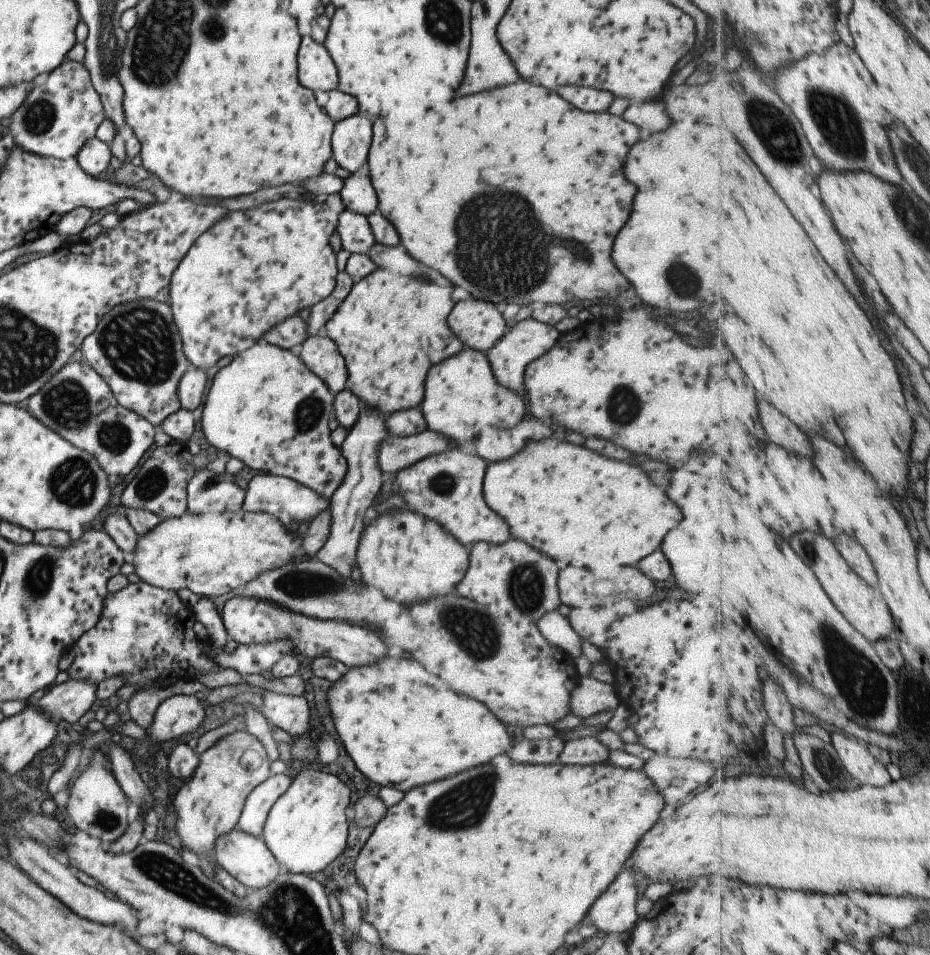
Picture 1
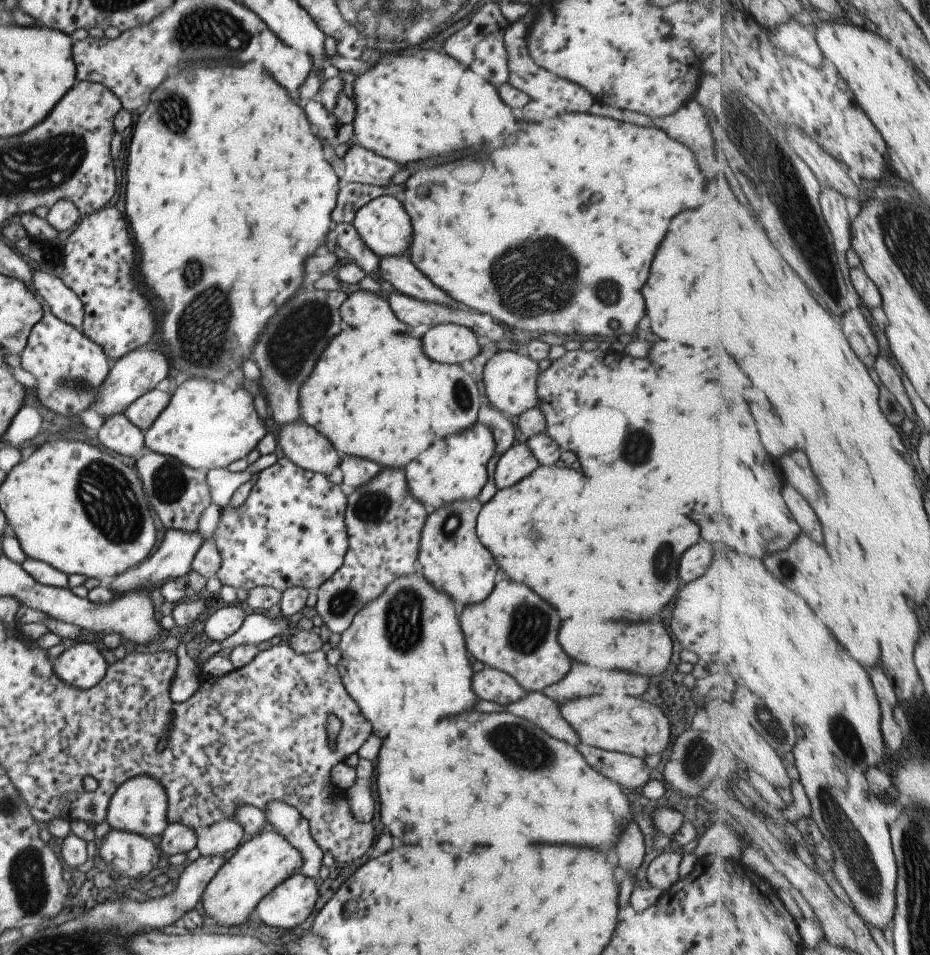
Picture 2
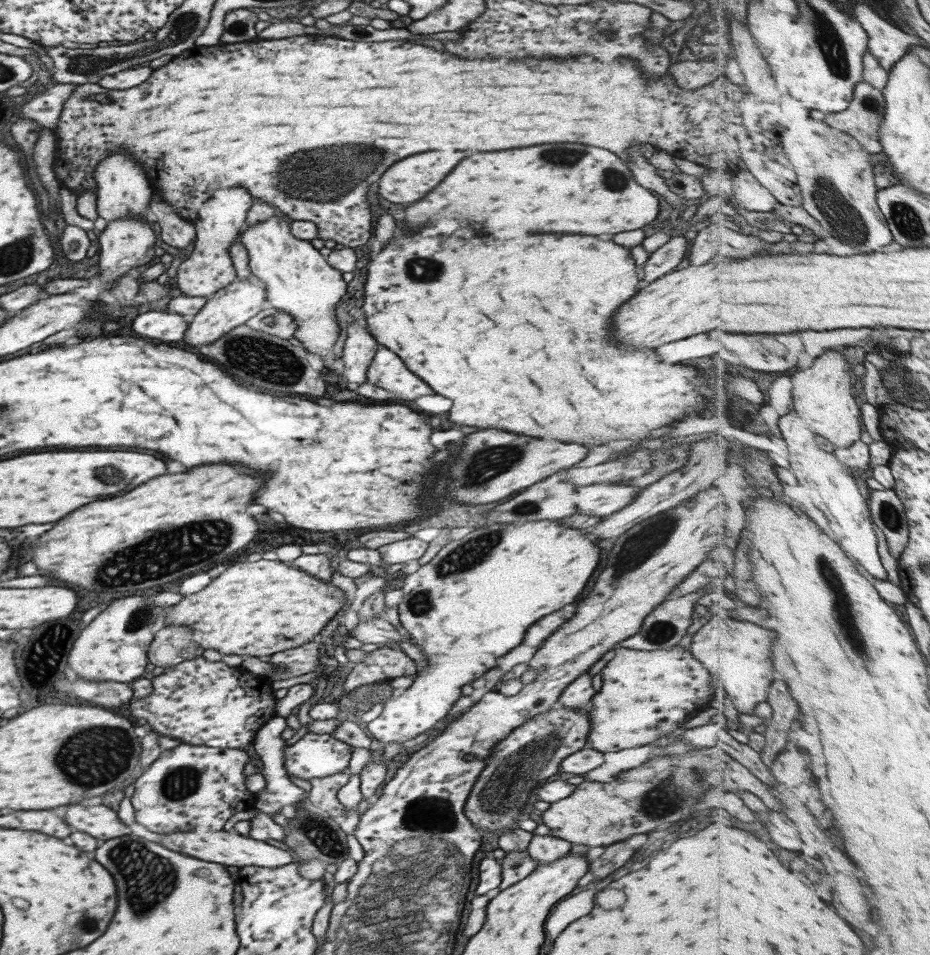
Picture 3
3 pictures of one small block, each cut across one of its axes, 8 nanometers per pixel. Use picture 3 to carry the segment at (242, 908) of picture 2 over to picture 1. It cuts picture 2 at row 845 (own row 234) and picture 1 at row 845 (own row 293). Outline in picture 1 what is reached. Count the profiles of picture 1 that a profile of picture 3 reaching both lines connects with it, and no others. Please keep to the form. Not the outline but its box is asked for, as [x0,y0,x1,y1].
[262,763,349,875]

